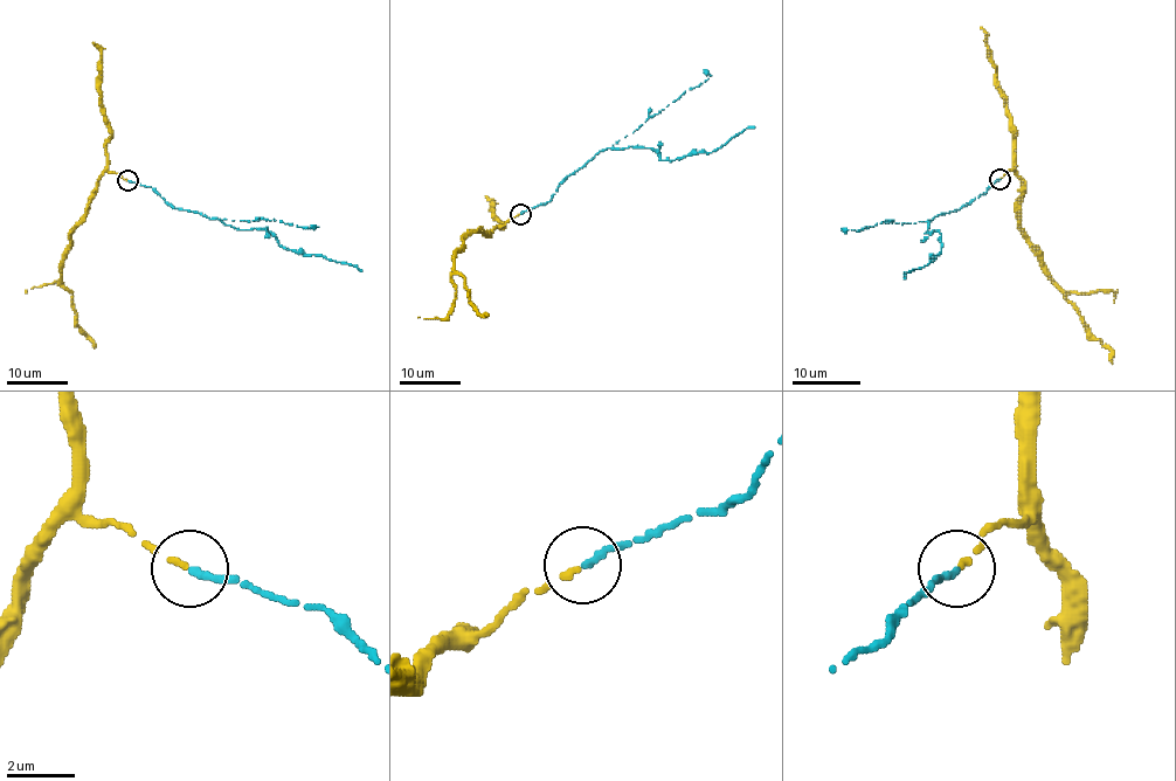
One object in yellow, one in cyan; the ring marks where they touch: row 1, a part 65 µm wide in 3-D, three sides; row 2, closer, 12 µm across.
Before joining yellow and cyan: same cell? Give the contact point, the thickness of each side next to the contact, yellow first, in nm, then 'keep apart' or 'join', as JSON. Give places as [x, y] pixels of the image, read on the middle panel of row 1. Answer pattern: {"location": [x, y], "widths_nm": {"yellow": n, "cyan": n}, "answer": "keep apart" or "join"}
{"location": [520, 214], "widths_nm": {"yellow": 180, "cyan": 220}, "answer": "join"}

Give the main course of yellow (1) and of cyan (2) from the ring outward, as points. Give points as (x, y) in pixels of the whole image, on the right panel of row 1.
1: (1001, 179), (1014, 168), (1021, 181), (1021, 228), (1031, 250), (1081, 323), (1111, 352), (1112, 364)
2: (1001, 179), (957, 209), (927, 221), (927, 233), (941, 235), (941, 250), (904, 280)

